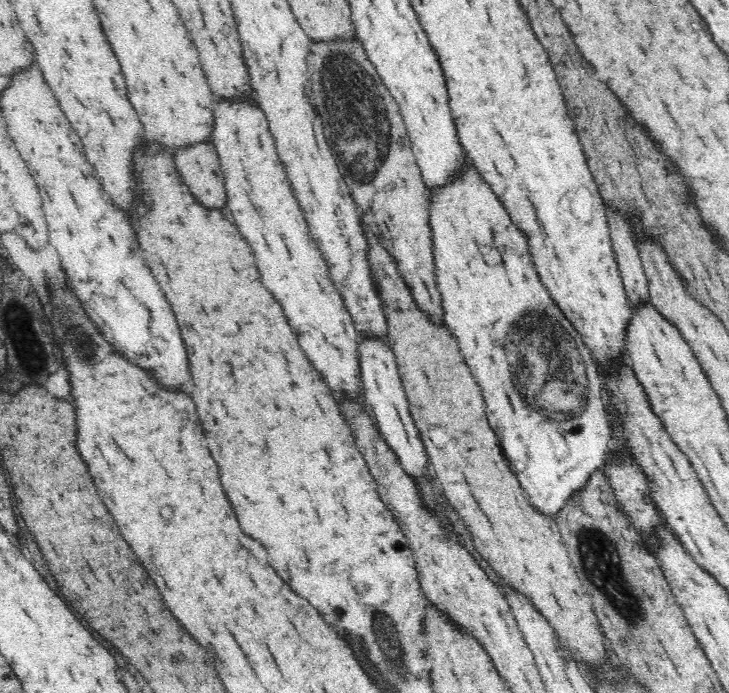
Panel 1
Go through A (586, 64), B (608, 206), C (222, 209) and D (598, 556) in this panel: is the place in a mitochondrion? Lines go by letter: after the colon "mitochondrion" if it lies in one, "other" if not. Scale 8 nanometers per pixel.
A: other
B: other
C: other
D: mitochondrion

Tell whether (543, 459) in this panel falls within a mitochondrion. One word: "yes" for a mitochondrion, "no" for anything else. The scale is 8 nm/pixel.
no

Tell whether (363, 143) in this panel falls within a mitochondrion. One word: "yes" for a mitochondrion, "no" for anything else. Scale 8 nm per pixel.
yes

